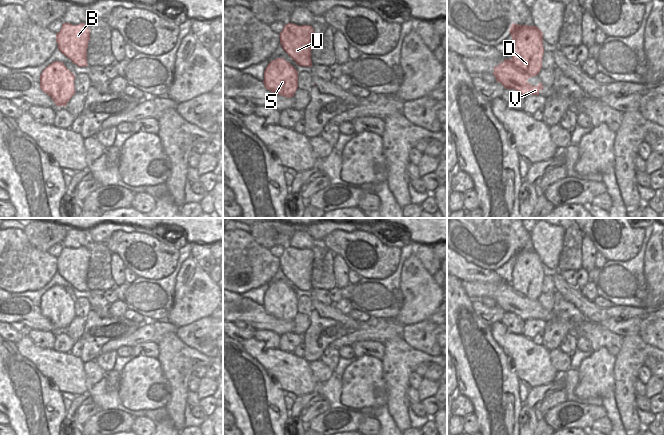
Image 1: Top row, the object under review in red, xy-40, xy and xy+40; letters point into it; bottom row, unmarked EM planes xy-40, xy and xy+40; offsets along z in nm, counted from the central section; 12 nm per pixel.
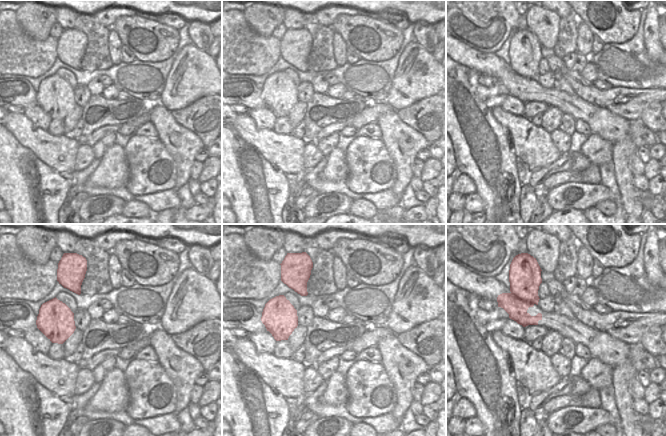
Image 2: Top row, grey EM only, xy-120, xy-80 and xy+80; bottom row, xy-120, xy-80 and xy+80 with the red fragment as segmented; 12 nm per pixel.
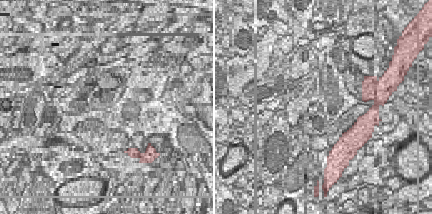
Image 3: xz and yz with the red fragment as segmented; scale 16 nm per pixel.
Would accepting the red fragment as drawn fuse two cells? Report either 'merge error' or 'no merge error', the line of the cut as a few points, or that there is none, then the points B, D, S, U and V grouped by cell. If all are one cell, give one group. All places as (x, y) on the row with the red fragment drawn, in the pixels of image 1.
no merge error; cut none; groups B D S U V

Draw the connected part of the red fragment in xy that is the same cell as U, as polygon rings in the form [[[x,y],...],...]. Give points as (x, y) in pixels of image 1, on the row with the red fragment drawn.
[[[284,25],[279,34],[280,44],[283,50],[299,65],[311,67],[311,50],[314,30],[310,25]]]

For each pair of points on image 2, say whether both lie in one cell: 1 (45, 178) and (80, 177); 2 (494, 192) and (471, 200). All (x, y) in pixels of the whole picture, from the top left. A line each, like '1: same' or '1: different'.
1: different
2: different

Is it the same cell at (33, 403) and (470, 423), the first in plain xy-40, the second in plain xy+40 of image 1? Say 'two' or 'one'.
two

